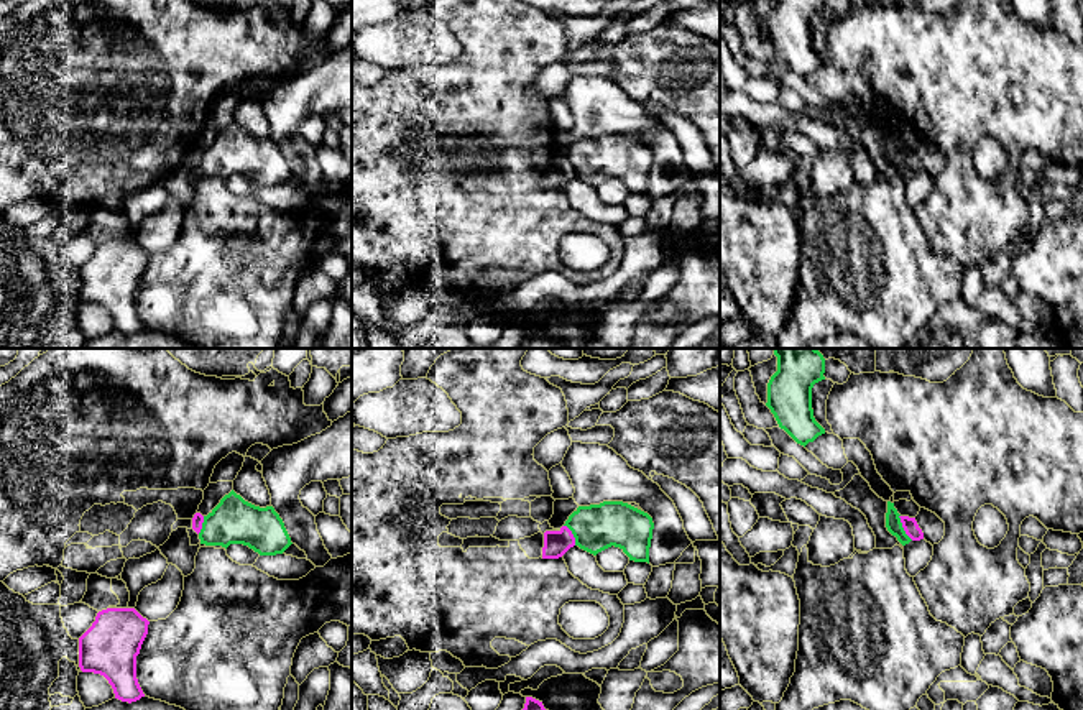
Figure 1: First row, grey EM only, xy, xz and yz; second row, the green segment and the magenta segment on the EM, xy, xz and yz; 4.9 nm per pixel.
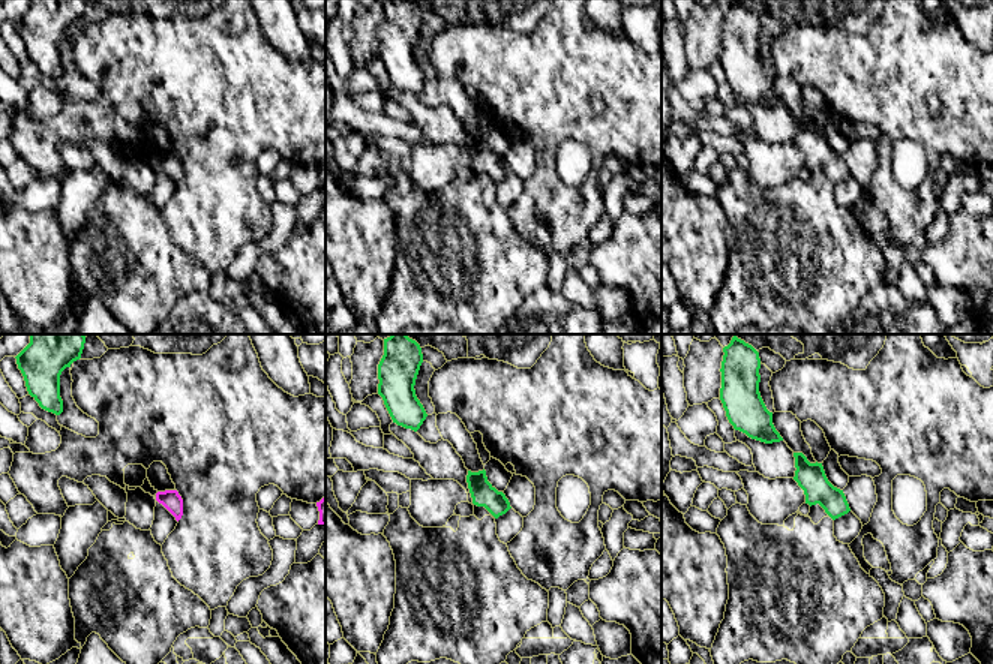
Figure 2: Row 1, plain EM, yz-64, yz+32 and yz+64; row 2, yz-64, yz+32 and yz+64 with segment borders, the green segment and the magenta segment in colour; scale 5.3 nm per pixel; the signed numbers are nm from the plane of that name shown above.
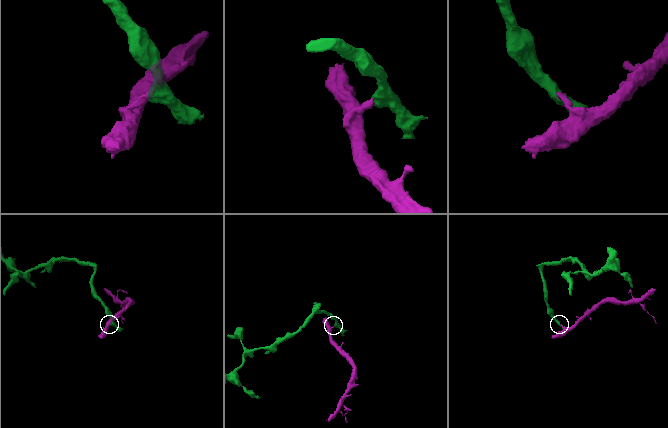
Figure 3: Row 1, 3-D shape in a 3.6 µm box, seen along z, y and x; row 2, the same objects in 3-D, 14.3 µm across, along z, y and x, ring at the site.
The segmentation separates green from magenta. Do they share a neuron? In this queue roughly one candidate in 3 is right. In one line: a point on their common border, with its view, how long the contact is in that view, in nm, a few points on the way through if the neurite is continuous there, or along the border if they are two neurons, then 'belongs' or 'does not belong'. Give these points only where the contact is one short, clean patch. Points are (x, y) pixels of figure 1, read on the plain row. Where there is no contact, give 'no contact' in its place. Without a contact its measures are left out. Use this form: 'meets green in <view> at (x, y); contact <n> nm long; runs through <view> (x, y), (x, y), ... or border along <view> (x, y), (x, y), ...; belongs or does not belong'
meets green in yz at (903, 160); contact 140 nm long; border along yz (899, 147), (903, 161), (912, 171); does not belong

